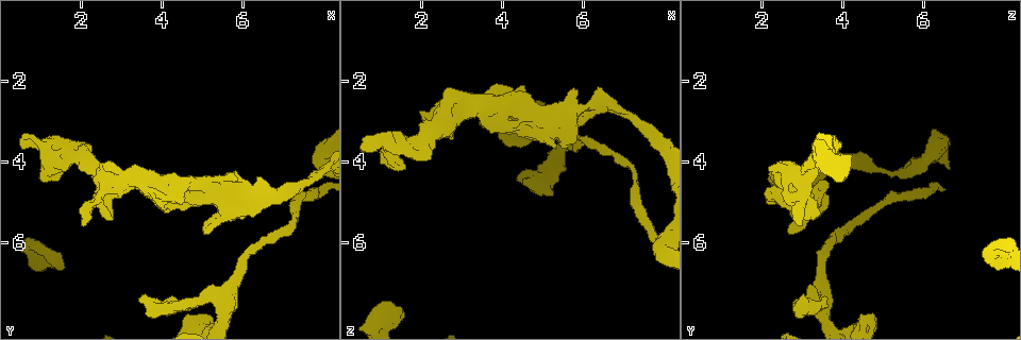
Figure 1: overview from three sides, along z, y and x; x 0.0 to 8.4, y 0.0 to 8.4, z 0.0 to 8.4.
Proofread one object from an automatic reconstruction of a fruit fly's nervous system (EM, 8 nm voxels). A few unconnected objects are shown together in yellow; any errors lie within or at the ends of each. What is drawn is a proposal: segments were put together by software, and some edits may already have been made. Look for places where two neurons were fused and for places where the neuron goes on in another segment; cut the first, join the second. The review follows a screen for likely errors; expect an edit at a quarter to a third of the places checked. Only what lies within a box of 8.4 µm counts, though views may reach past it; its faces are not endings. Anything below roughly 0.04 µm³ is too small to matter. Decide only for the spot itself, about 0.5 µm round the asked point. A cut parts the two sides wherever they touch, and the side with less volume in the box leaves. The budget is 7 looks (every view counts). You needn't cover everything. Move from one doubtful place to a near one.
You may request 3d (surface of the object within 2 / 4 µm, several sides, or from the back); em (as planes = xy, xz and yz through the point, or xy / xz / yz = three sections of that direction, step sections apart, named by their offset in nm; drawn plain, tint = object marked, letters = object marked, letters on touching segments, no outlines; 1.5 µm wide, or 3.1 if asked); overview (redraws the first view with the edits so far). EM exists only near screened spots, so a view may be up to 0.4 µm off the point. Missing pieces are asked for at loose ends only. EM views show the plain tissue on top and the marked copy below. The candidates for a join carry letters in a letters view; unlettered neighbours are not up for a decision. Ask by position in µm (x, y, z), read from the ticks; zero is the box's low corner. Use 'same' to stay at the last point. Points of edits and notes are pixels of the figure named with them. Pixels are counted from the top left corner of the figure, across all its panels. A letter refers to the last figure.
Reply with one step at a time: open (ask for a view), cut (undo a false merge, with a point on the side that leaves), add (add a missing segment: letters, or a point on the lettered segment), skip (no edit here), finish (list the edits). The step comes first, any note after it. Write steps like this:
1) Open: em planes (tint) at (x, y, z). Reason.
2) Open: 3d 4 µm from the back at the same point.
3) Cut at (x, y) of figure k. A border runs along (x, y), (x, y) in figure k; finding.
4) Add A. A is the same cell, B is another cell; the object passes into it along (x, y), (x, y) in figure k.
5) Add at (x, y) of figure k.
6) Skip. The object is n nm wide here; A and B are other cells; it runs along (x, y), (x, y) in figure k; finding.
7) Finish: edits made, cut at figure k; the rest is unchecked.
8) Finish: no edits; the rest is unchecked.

Open: 3d 2 µm at (7.25, 5.55, 4.30). A narrow waist.

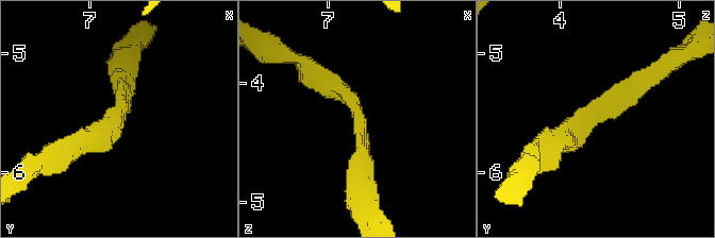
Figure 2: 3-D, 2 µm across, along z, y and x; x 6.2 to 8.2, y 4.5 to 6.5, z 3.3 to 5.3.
Open: em xy step 8 (tint) at (7.22, 5.56, 4.24). Shape alone is not enough.

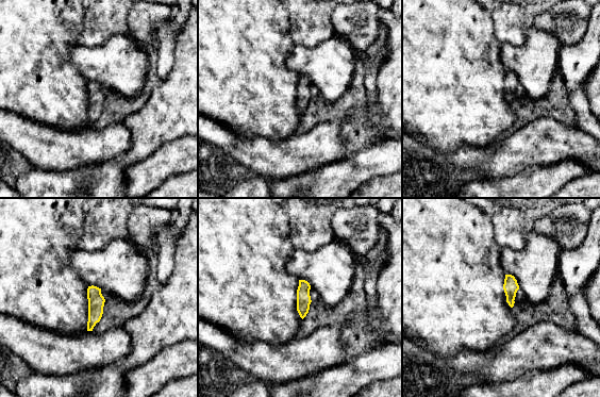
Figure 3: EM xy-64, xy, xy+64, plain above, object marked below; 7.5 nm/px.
Open: em planes (letters) at the same point.

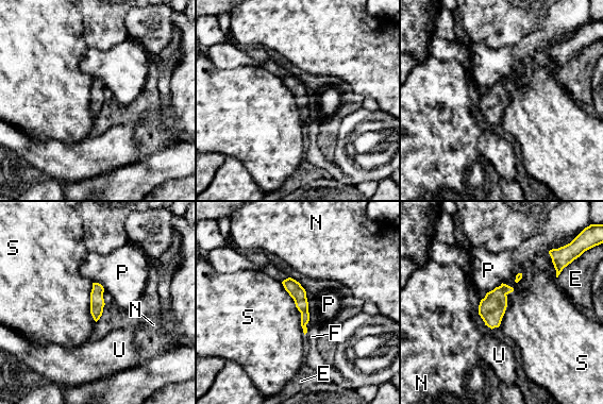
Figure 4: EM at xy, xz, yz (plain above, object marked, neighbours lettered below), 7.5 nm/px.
Skip. E, F, N, P, S and U are other cells; a border runs along (505, 283), (513, 290), (498, 326) in figure 4; continuous, no second neuron.

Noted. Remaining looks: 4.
Open: 3d 4 µm at (4.20, 7.35, 3.60). Branch stops here.

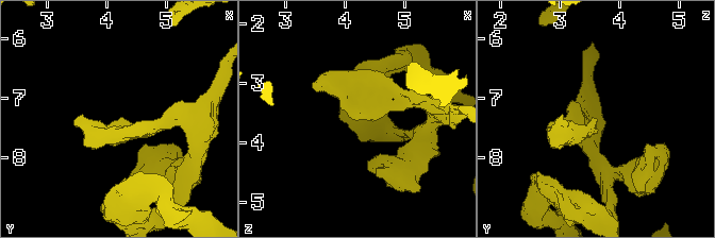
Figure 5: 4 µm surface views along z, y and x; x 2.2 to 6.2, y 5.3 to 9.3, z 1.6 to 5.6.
Open: em xy step 4 (tint) at (4.20, 7.30, 3.55).

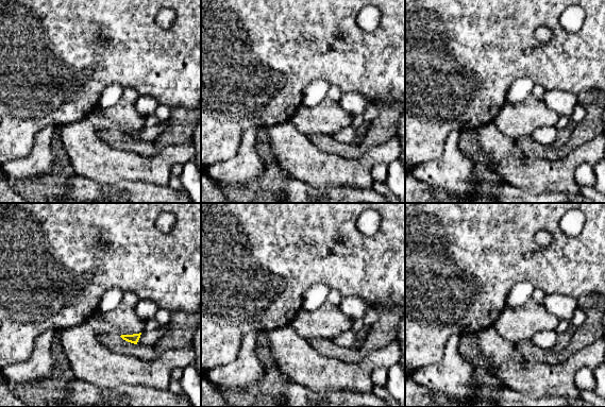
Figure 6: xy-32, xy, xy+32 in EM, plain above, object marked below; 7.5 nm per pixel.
Open: em planes (letters) at the same point. Cut it another way.

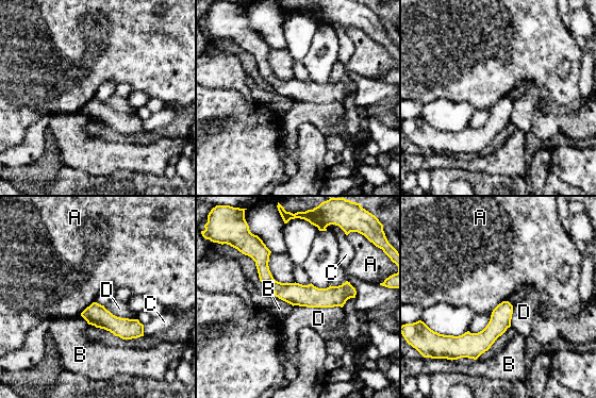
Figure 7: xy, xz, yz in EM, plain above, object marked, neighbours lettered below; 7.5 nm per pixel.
Skip. A, B, C and D are other cells; none of them fits.

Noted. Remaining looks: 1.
Open: em xy step 4 (letters) at (2.10, 5.55, 3.00). Free end.

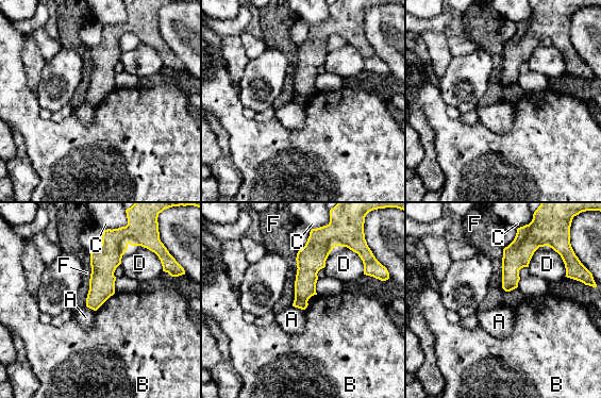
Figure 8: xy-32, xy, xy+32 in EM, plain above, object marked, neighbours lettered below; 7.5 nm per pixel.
Skip. A, B, C, D and F are other cells; a border runs along (298, 251), (295, 299), (291, 305) in figure 8; no lettered segment goes on from it.

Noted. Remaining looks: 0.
Finish: no edits; the rest is unchecked.

